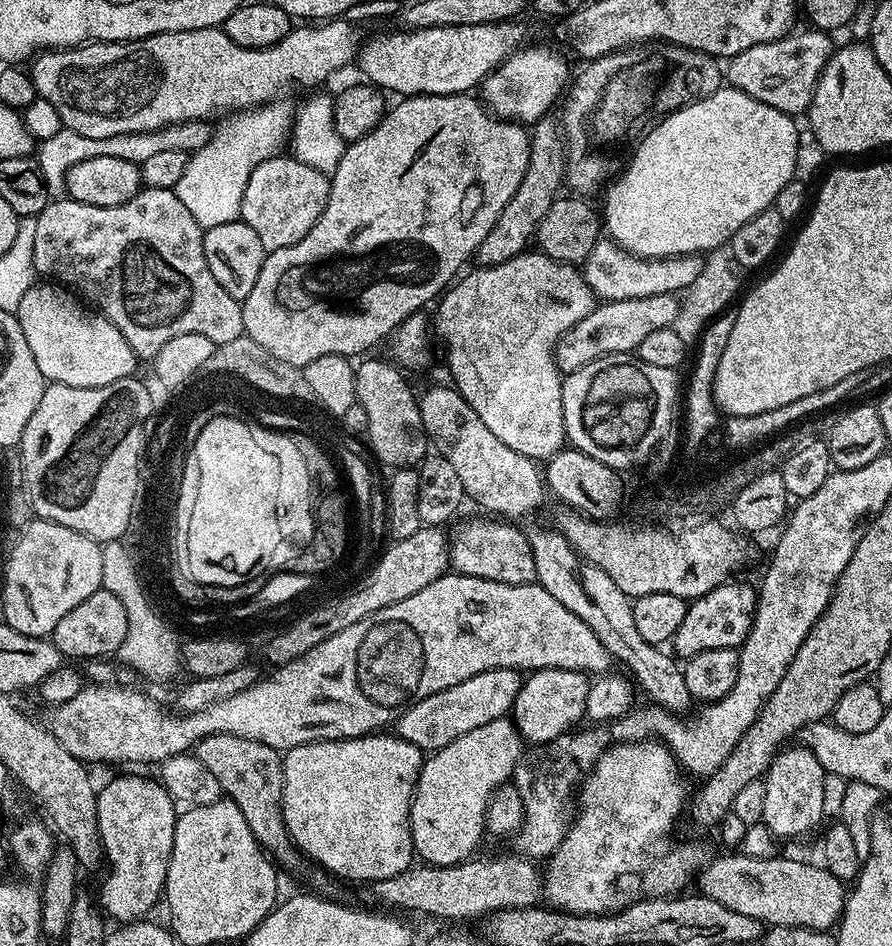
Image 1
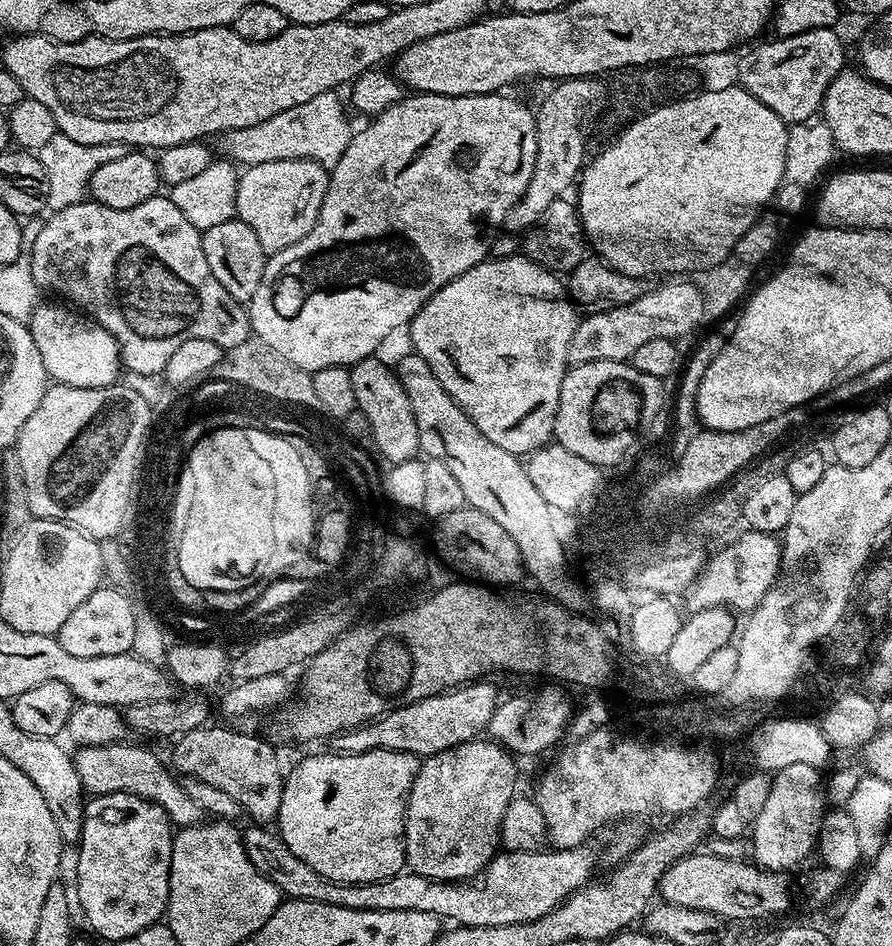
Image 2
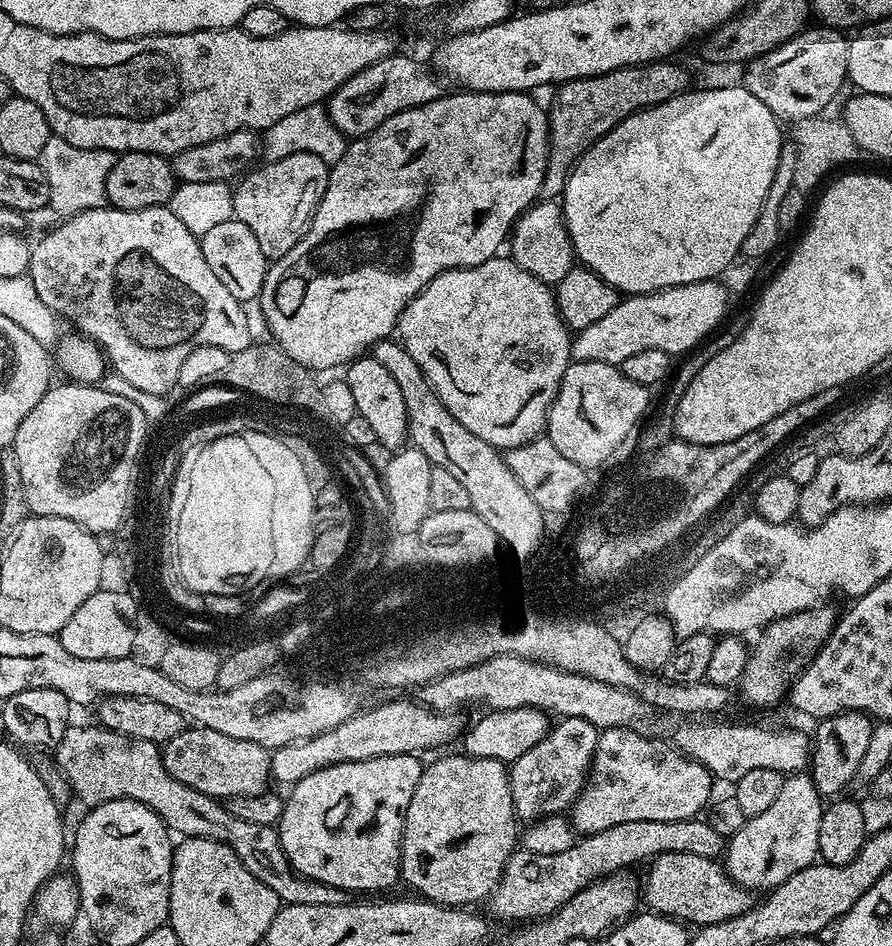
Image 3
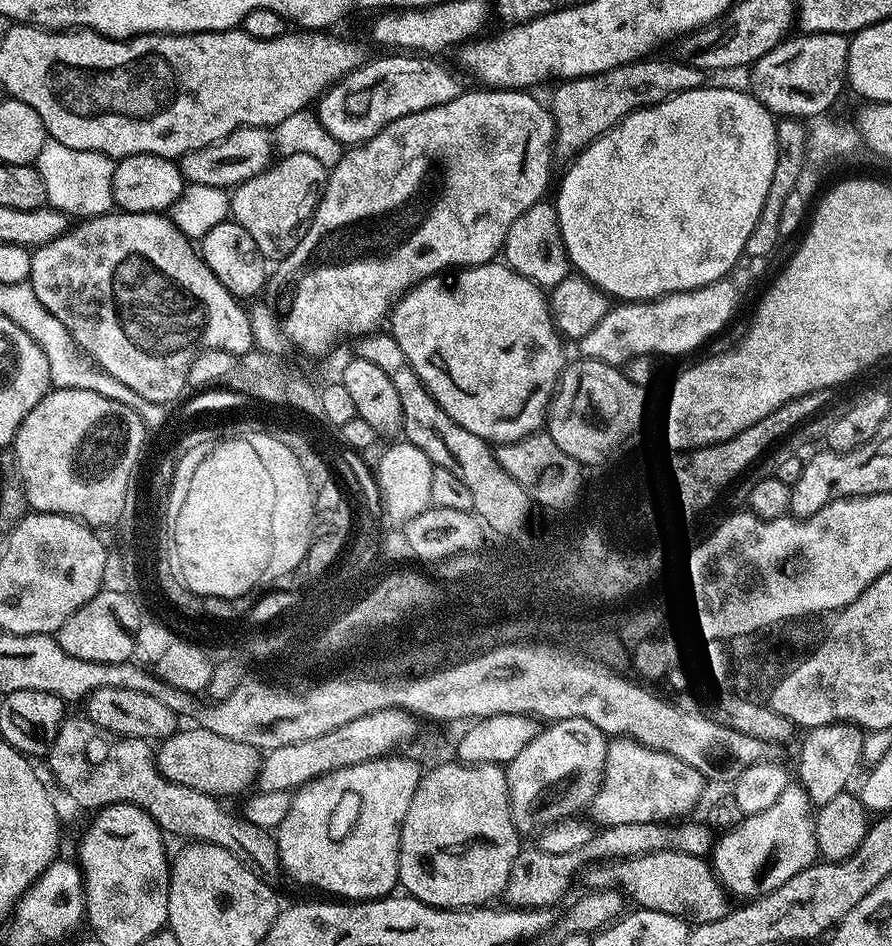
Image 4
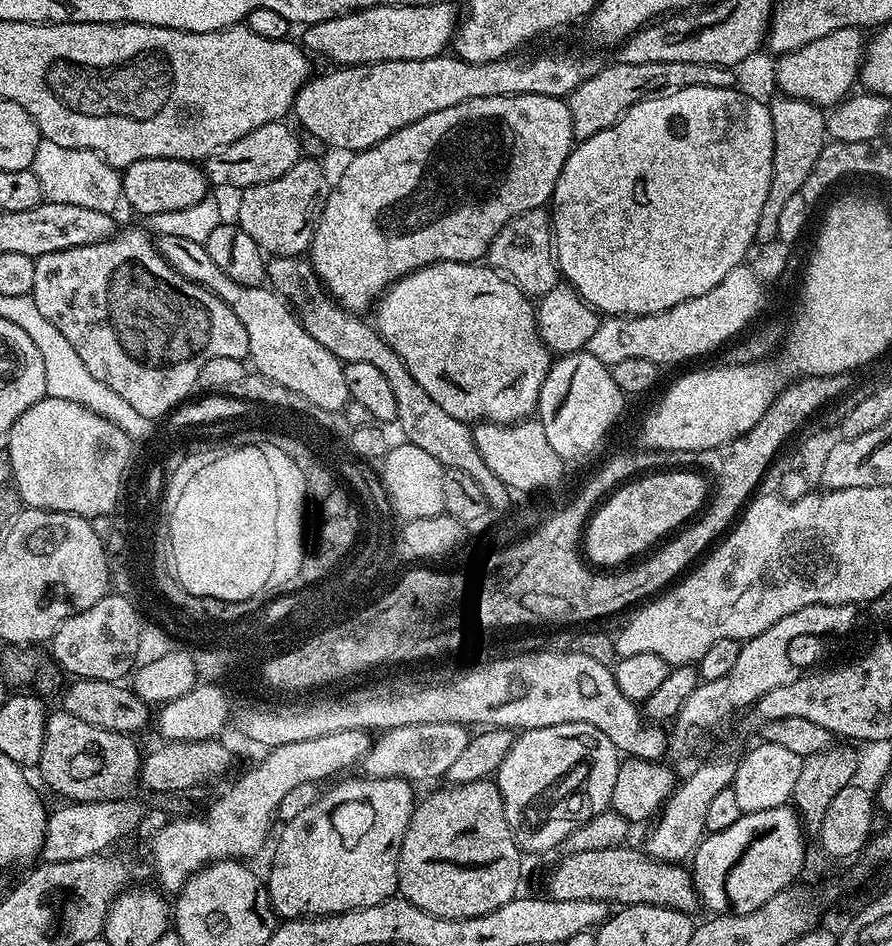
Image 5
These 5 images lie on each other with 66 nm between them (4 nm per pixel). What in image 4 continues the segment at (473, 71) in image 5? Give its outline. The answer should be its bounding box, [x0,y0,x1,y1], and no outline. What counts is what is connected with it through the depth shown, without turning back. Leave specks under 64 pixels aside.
[314,54,462,146]

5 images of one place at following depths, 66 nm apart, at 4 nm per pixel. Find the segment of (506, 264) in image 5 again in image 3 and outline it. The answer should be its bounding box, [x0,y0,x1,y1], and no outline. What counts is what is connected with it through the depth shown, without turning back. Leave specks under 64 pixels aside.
[510,198,574,286]

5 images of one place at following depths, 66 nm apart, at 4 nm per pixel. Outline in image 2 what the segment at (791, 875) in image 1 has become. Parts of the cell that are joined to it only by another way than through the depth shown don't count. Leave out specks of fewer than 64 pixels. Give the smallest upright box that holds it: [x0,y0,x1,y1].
[658,850,792,921]

